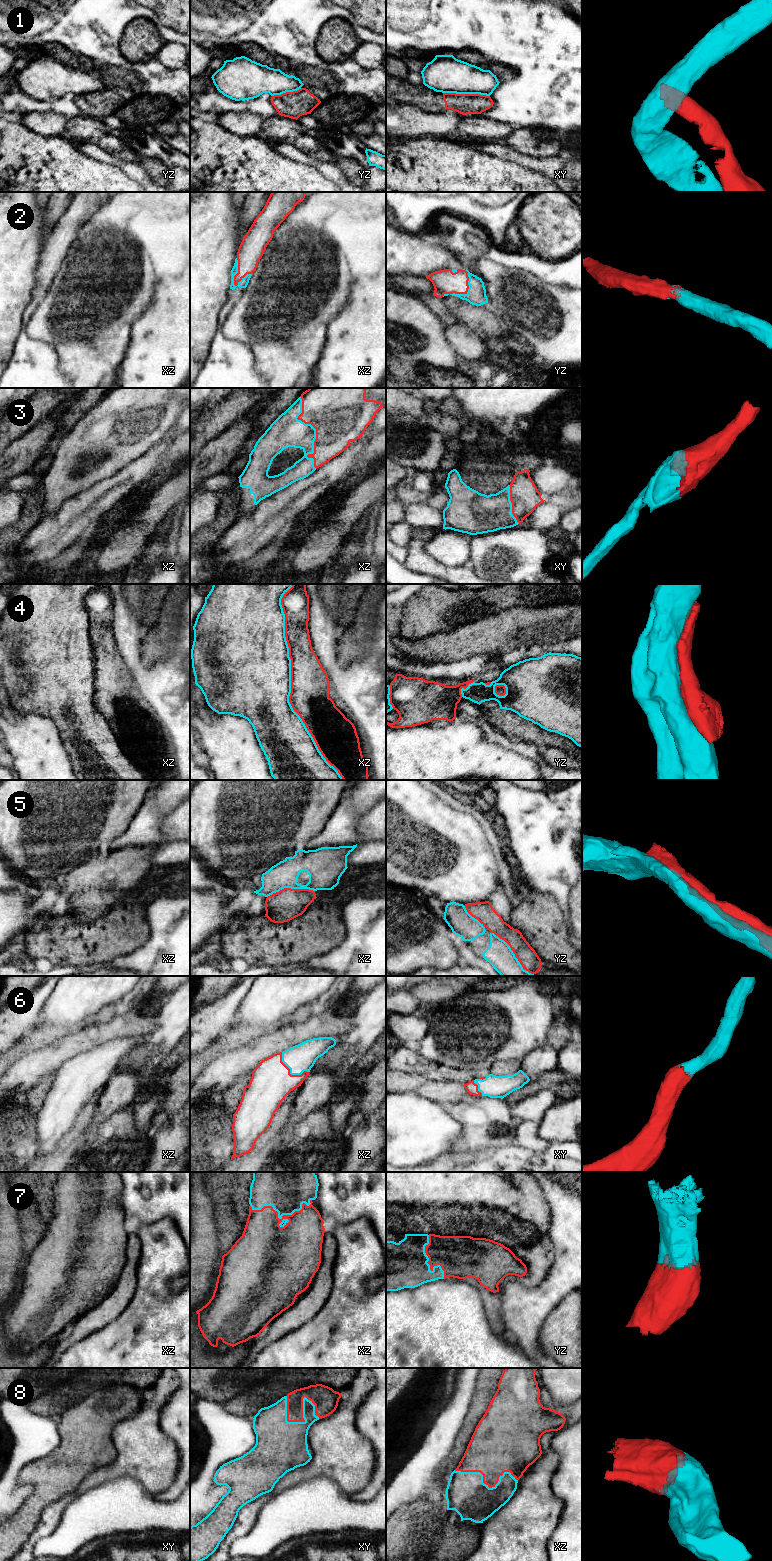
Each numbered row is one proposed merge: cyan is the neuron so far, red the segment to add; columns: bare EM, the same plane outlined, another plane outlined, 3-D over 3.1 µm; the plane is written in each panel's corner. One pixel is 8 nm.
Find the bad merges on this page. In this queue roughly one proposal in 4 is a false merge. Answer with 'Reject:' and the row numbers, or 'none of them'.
Reject: 1, 4, 5

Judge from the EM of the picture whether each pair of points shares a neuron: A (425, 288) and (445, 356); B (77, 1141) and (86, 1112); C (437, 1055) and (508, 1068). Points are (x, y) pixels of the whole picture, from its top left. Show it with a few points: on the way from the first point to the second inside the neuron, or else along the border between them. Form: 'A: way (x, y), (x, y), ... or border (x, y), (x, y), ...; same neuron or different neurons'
A: border (404, 290), (419, 296); different neurons
B: way (80, 1134), (84, 1119); same neuron
C: border (515, 1059), (498, 1059), (490, 1067); different neurons

